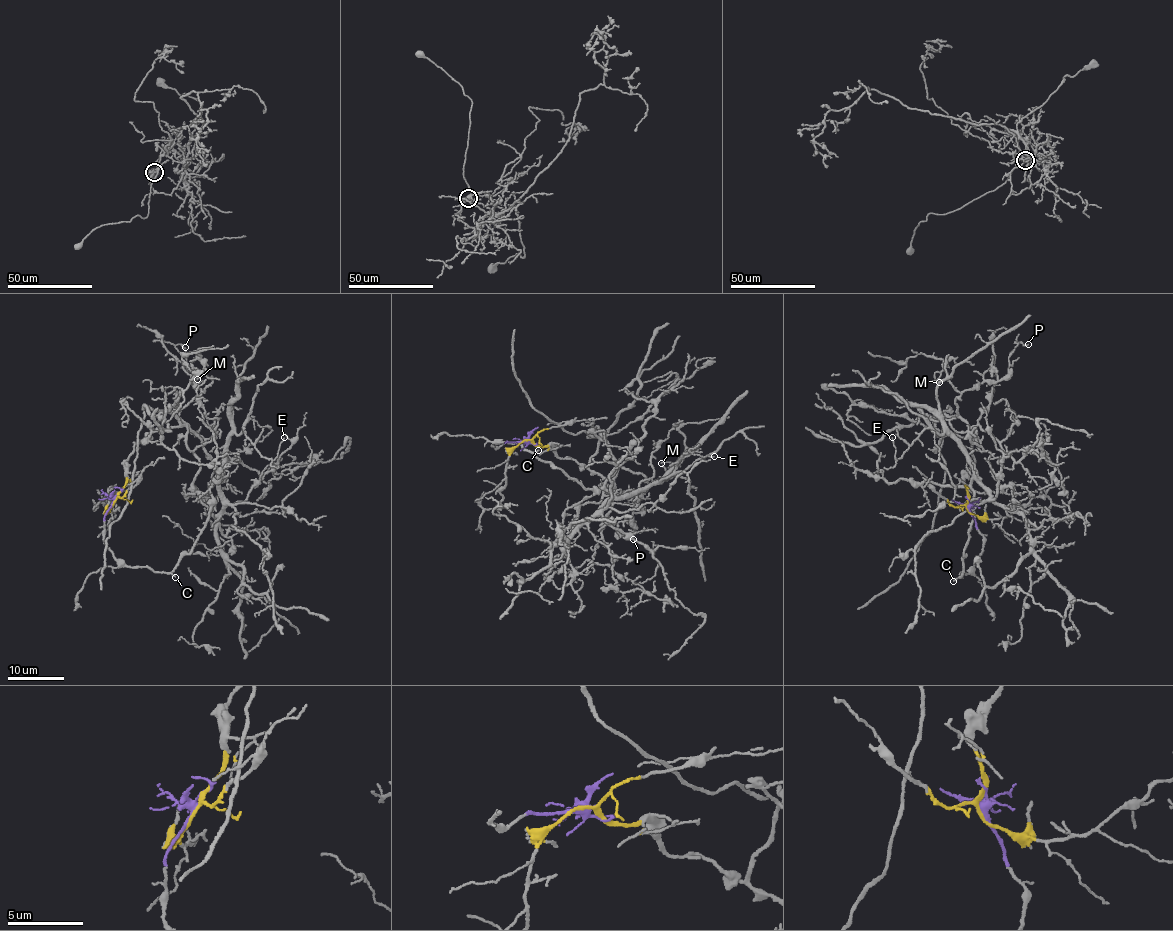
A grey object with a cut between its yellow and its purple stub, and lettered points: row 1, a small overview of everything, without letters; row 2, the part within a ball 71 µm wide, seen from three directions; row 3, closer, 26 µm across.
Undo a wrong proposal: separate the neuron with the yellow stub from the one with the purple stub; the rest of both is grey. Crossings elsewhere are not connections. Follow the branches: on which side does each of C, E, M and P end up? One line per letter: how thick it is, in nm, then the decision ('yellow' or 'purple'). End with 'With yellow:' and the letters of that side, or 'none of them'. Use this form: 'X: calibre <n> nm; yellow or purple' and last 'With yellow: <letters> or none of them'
C: calibre 100 nm; purple
E: calibre 80 nm; purple
M: calibre 120 nm; yellow
P: calibre 110 nm; yellow
With yellow: M, P

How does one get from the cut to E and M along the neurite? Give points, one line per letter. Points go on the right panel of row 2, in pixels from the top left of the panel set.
E: (967, 507), (983, 537), (961, 576), (973, 517), (968, 454), (927, 428), (897, 460), (891, 437)
M: (967, 507), (964, 472), (973, 462), (972, 428), (958, 414), (960, 394), (945, 372), (934, 373), (939, 383)

